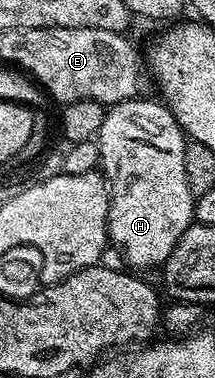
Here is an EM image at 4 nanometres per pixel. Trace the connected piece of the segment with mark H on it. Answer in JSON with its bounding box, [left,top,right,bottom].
[97,99,195,271]

